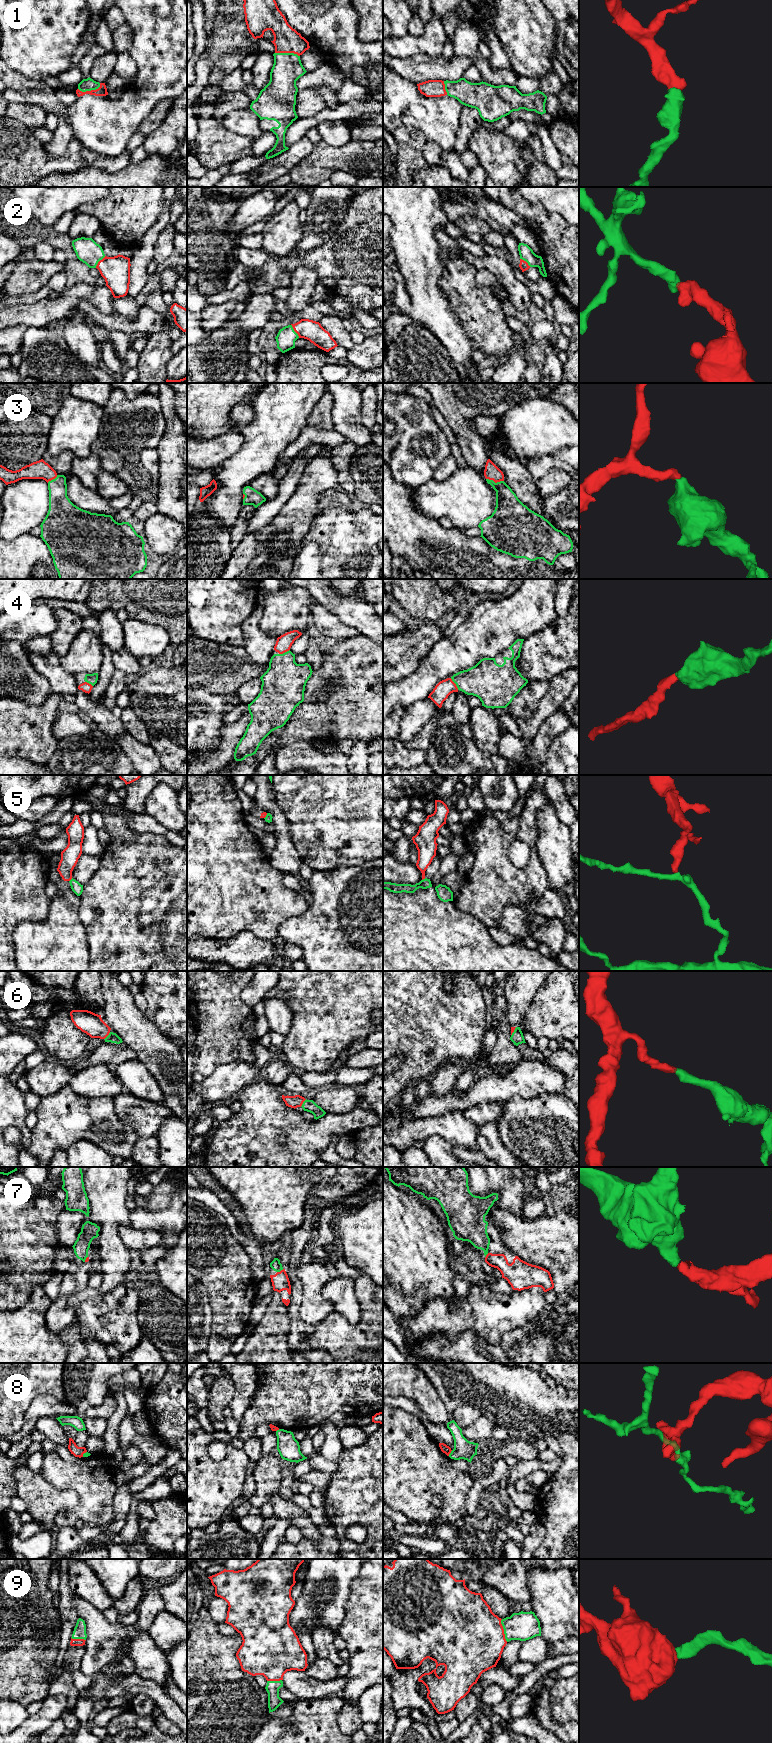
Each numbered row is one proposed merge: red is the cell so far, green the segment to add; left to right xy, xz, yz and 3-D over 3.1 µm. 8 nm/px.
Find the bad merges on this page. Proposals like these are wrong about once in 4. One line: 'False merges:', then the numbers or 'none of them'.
False merges: 5, 8

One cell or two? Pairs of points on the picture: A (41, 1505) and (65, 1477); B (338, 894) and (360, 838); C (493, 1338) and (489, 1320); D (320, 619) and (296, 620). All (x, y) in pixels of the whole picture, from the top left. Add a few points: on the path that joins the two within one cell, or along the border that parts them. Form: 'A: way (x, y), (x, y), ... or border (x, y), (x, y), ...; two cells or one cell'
A: border (50, 1484), (59, 1490), (72, 1490), (77, 1496); two cells
B: border (370, 859), (352, 866), (338, 866), (325, 871); two cells
C: way (493, 1334), (493, 1324); one cell
D: border (312, 600), (309, 606), (310, 623); two cells

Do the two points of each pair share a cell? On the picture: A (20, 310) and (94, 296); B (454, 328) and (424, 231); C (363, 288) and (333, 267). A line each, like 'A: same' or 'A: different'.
A: same
B: same
C: same

